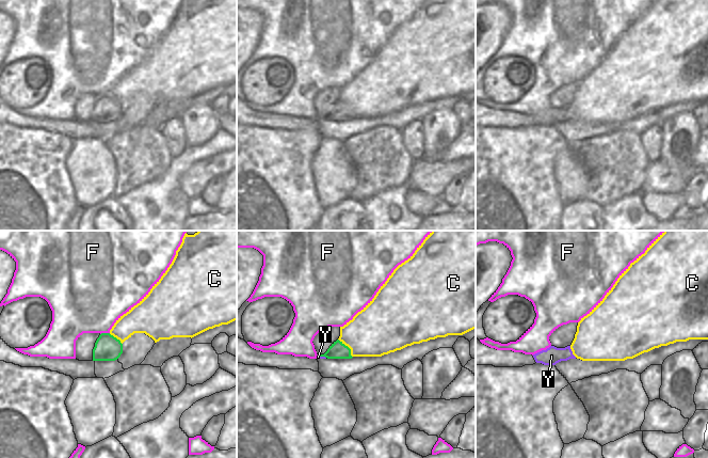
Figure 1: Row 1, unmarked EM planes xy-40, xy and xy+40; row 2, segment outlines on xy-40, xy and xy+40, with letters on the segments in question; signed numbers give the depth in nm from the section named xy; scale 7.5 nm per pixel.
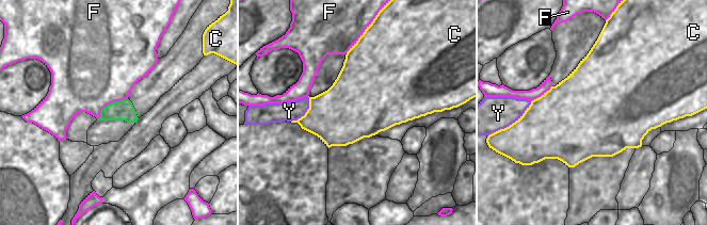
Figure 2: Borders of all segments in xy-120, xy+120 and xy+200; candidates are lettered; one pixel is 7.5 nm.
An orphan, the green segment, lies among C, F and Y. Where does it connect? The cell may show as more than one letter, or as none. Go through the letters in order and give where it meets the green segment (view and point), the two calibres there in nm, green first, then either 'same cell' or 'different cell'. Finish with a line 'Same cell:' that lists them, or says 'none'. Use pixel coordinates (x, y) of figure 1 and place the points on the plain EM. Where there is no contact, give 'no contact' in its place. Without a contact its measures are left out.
C: meets green in xy at (348, 108); 130 nm thick on the green side, 380 nm on the other; different cell
F: meets green in xy-40 at (105, 94); 190 nm thick on the green side, 440 nm on the other; different cell
Y: meets green in xy at (322, 116); 130 nm thick on the green side, 30 nm on the other; same cell
Same cell: Y

